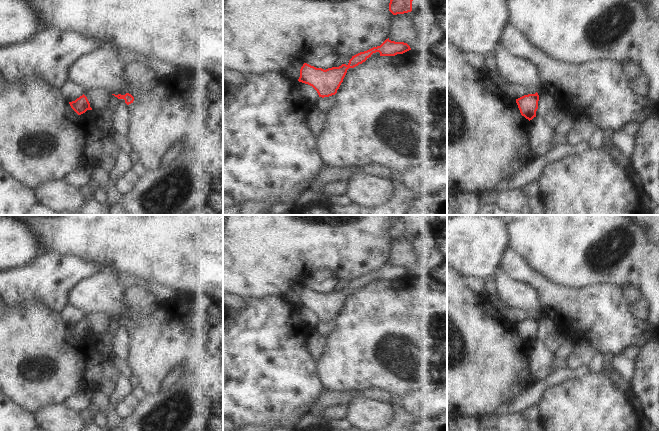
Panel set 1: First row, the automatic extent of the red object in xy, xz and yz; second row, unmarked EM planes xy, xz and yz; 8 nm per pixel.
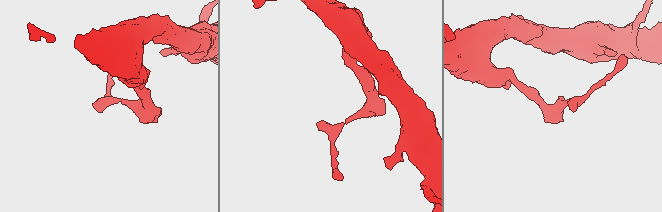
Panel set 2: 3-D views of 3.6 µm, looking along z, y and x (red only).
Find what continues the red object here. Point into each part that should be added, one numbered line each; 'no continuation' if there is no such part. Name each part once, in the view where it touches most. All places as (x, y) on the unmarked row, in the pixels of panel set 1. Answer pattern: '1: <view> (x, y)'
no continuation

